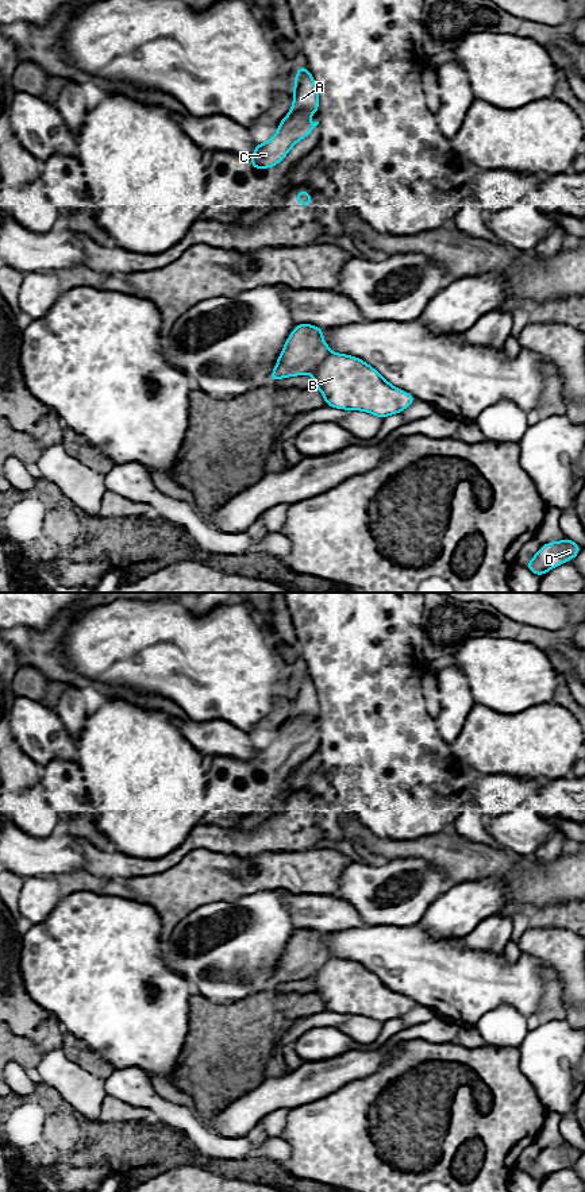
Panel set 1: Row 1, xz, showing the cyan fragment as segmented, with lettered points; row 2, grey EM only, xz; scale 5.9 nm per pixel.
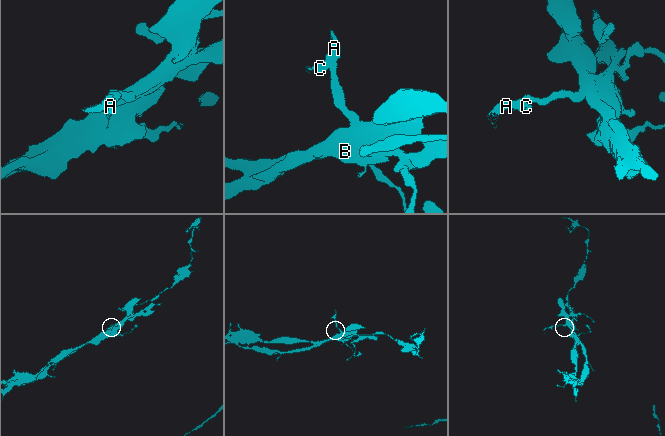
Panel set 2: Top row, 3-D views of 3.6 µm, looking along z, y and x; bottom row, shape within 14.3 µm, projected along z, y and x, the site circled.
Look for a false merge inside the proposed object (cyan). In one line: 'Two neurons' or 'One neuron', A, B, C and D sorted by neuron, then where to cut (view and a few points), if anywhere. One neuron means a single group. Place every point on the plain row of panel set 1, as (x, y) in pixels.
Two neurons. Groups: A B D / C. Split along xz (304, 721), (288, 720), (281, 726)

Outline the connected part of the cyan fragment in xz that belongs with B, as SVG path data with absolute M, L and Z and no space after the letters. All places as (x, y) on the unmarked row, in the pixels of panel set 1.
M296 929L270 979L272 988L285 981L312 979L326 1010L363 1015L385 1023L408 1012L417 1003L392 991L359 963L335 958L323 945L324 933Z

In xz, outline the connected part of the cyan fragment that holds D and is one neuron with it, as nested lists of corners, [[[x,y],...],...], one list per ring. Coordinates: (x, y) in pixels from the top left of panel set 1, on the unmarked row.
[[[569,1142],[563,1146],[553,1146],[543,1149],[536,1160],[524,1170],[535,1180],[542,1181],[551,1173],[574,1164],[582,1153]]]

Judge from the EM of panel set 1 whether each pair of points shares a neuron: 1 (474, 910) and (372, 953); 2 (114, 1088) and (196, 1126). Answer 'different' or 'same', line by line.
1: different
2: same

